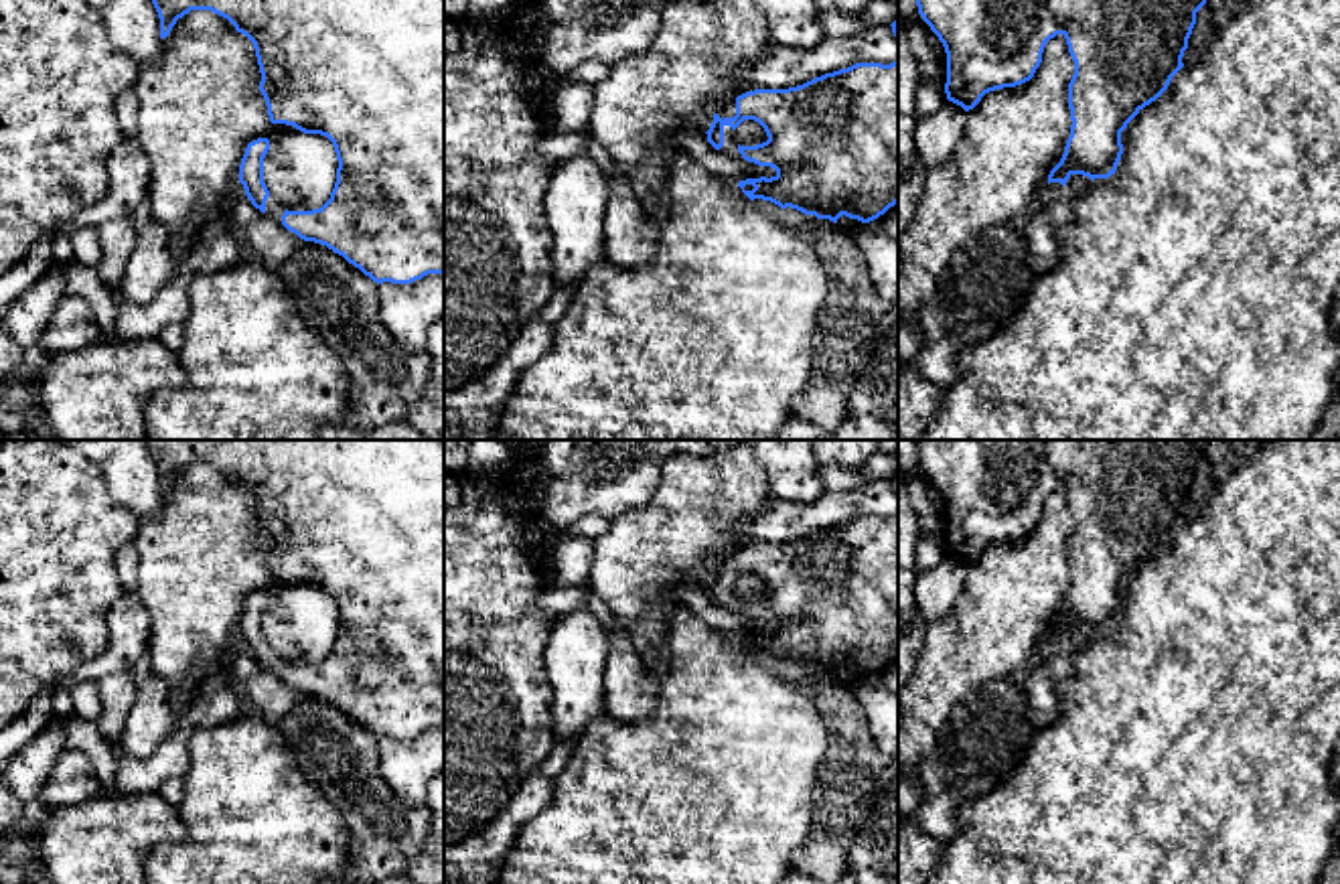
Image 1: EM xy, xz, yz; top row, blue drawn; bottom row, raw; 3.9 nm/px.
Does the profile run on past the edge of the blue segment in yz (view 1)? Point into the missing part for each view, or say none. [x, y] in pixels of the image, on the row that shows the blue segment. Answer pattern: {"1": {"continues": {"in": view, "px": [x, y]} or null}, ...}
{"1": {"continues": null}}

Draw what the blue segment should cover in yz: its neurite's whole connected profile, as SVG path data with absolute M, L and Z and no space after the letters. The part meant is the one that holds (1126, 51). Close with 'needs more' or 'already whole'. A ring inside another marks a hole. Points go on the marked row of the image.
M916 0L947 53L947 99L973 109L989 91L1030 81L1044 47L1062 34L1074 61L1068 83L1070 136L1048 185L1072 174L1109 178L1123 154L1121 132L1170 85L1206 0Z | already whole

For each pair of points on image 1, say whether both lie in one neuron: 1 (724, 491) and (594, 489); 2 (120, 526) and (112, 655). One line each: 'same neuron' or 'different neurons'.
1: different neurons
2: different neurons

